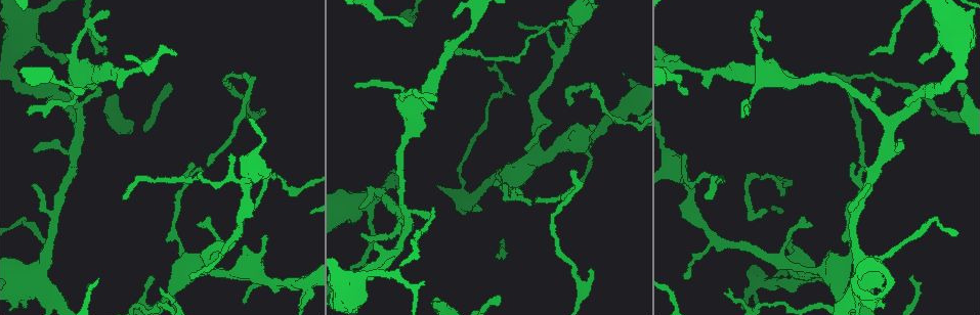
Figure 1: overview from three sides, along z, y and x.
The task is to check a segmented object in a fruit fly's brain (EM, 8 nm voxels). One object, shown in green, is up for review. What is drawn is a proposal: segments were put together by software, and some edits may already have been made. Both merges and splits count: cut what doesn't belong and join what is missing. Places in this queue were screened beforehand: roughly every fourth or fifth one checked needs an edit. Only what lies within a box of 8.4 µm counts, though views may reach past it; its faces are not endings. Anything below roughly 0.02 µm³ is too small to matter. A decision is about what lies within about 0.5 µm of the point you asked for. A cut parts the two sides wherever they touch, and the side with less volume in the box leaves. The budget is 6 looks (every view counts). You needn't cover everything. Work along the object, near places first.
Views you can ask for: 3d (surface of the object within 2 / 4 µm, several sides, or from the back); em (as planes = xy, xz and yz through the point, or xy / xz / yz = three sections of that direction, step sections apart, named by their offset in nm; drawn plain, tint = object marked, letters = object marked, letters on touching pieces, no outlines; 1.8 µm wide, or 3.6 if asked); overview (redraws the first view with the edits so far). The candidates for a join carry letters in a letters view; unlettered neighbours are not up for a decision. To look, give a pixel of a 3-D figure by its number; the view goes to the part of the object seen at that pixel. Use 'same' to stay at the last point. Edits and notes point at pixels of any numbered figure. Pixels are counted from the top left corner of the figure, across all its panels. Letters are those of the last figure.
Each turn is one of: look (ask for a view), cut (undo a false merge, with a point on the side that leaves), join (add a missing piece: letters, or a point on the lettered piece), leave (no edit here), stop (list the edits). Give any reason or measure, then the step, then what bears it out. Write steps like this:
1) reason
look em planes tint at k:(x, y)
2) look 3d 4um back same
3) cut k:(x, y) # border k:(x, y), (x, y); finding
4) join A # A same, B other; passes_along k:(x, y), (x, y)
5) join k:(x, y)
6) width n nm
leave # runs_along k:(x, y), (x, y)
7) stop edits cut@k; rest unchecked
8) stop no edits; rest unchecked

an open end
look 3d 2um at 1:(393, 257)

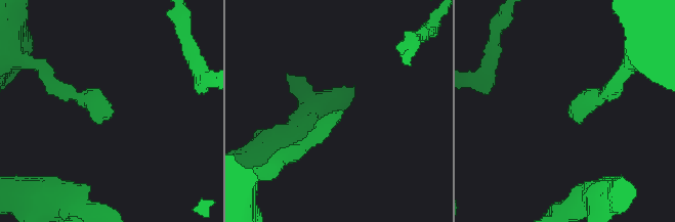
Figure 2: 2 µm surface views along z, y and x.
shape alone is not enough
look em xy step 4 tint at 2:(569, 113)

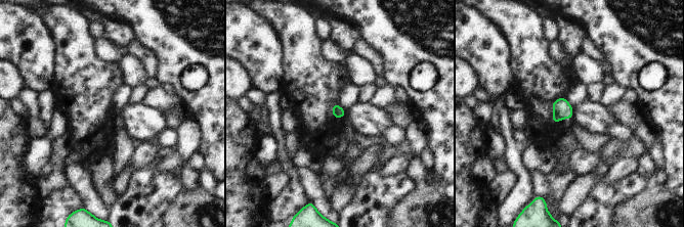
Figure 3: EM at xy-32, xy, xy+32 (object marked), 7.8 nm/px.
cut it another way
look em planes letters same

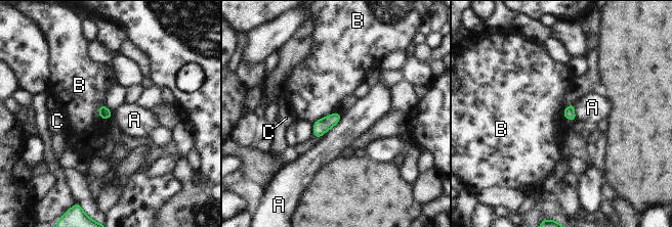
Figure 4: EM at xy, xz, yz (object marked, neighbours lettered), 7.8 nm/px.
leave # A other, B other, C other; border 4:(338, 110), (312, 122); no lettered piece goes on from it

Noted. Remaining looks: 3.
sharp bend
look em 3.6um planes letters at 1:(762, 80)

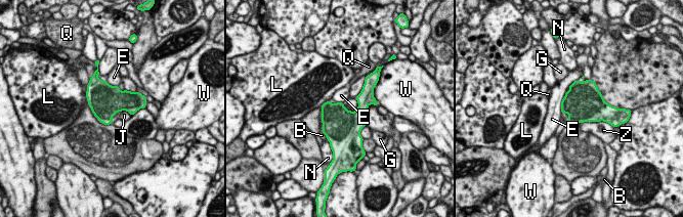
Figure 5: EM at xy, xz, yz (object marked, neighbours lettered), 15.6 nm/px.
longest_contact Z 380 nm
leave # B other, E other, G other, J other, L other, N other, Q other, W other, Z other; border 5:(355, 98), (357, 107), (346, 110); all the same neuron

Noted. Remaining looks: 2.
sharp bend
look em planes letters at 1:(631, 96)

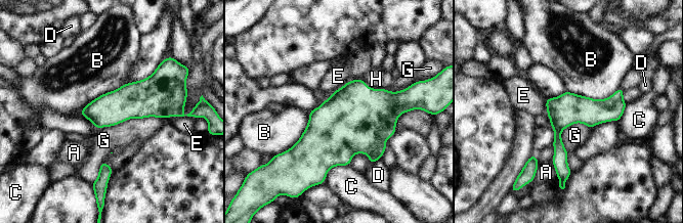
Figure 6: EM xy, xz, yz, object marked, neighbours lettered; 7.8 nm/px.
width 260 nm
leave # A other, B other, C other, D other, E other, G other, H other; runs_along 6:(621, 90), (558, 128), (563, 171); all the same neuron

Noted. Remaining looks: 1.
stop no edits; rest unchecked

